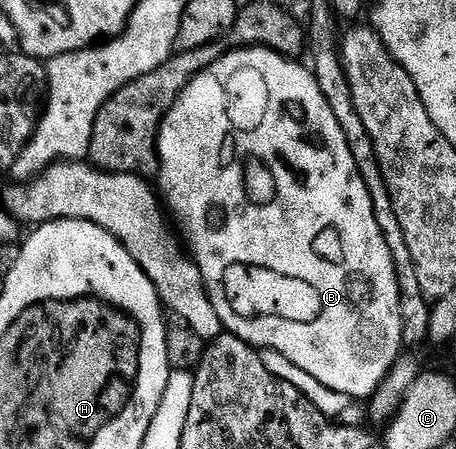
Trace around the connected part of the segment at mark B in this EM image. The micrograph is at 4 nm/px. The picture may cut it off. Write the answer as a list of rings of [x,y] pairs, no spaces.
[[[237,48],[225,51],[218,62],[199,72],[188,83],[186,90],[182,90],[174,106],[164,113],[164,120],[160,123],[158,192],[163,203],[170,209],[174,224],[176,219],[175,227],[182,233],[187,251],[196,261],[223,331],[244,340],[257,350],[272,348],[275,352],[280,352],[290,358],[294,366],[299,366],[301,370],[306,370],[306,374],[318,378],[322,386],[338,394],[351,396],[353,401],[364,402],[379,390],[380,383],[390,374],[405,347],[400,287],[390,246],[386,246],[386,238],[382,238],[382,230],[378,230],[374,206],[370,202],[366,182],[356,169],[350,146],[346,146],[346,134],[342,134],[342,126],[338,126],[338,118],[334,118],[330,102],[326,102],[315,72],[311,67],[304,65],[303,68],[300,63],[299,59],[284,56],[272,48]]]

